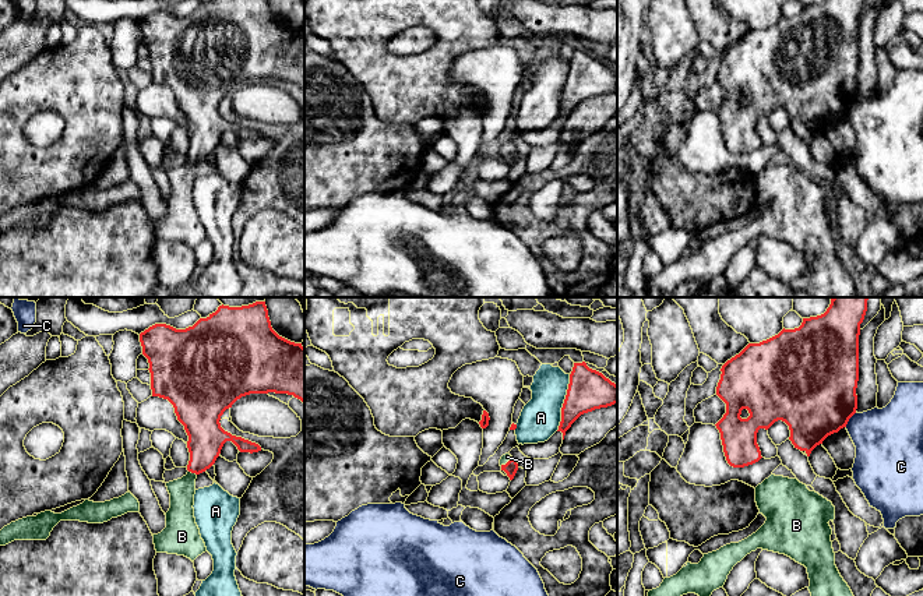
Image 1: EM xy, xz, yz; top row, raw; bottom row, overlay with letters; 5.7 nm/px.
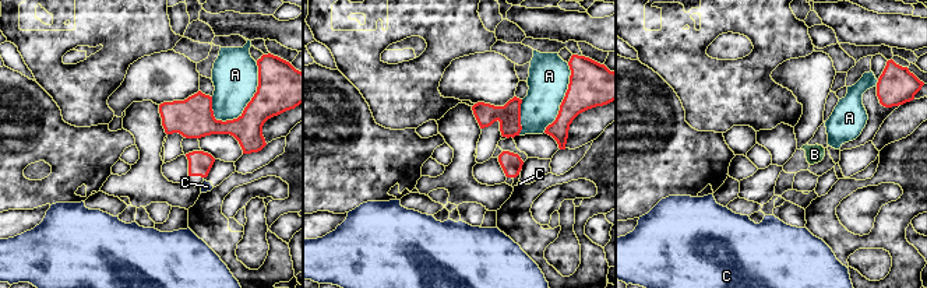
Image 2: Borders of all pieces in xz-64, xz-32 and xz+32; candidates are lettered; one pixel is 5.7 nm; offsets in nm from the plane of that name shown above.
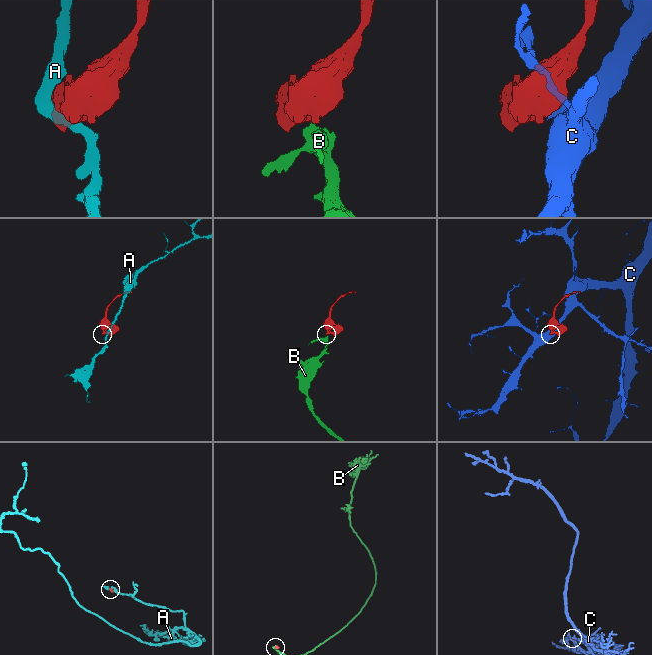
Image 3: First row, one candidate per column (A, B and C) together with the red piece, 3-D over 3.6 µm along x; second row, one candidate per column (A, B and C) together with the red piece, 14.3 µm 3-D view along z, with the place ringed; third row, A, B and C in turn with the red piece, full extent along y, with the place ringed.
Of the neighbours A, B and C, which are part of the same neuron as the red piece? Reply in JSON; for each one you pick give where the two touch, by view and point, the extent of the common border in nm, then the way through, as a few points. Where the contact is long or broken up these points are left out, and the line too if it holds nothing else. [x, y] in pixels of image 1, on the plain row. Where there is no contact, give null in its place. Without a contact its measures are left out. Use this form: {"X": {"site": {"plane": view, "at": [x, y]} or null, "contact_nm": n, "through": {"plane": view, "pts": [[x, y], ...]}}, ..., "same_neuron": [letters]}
{"B": {"site": {"plane": "xy", "at": [193, 159]}, "contact_nm": 50, "through": {"plane": "xy", "pts": [[205, 123], [203, 144], [193, 159], [182, 179]]}}, "same_neuron": ["B"]}

